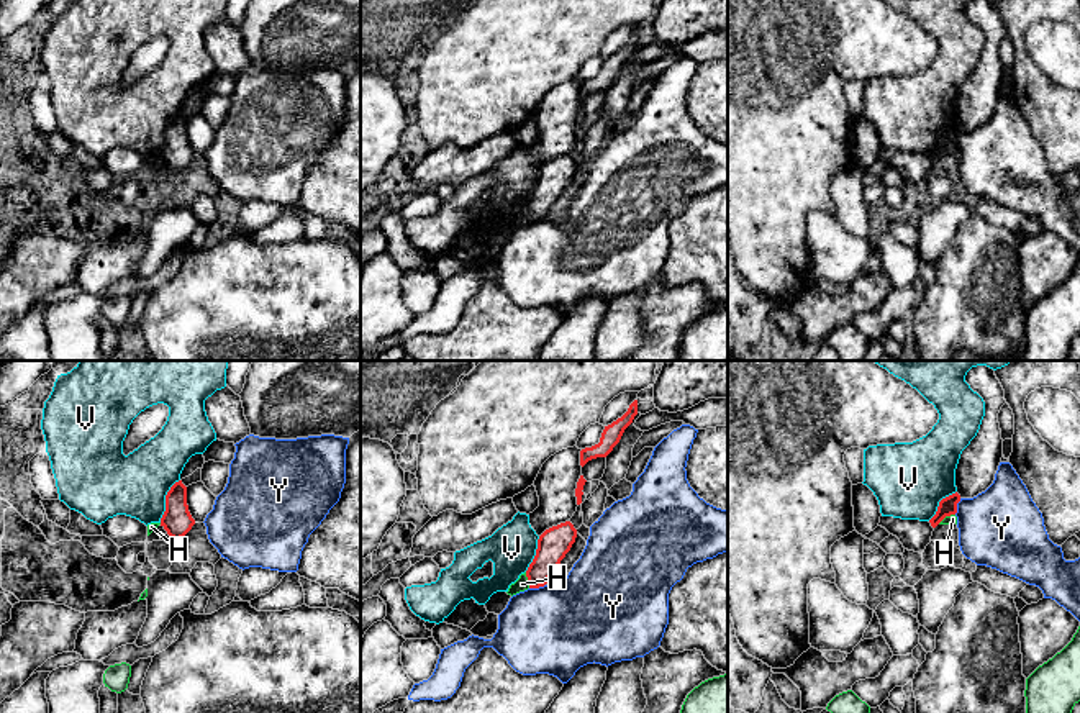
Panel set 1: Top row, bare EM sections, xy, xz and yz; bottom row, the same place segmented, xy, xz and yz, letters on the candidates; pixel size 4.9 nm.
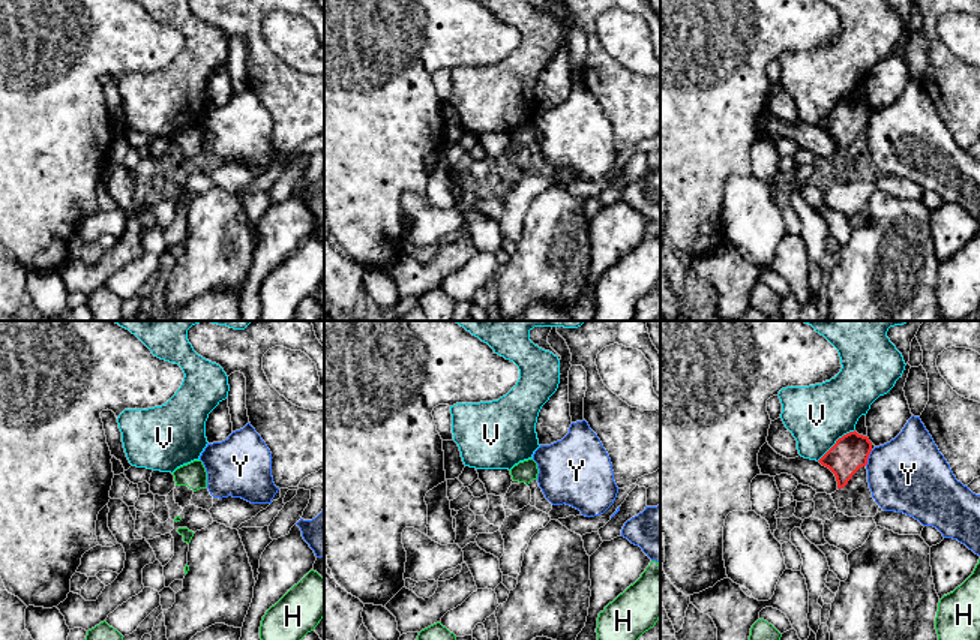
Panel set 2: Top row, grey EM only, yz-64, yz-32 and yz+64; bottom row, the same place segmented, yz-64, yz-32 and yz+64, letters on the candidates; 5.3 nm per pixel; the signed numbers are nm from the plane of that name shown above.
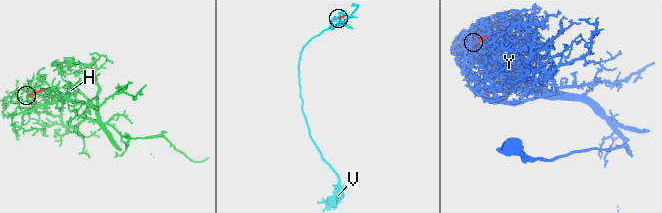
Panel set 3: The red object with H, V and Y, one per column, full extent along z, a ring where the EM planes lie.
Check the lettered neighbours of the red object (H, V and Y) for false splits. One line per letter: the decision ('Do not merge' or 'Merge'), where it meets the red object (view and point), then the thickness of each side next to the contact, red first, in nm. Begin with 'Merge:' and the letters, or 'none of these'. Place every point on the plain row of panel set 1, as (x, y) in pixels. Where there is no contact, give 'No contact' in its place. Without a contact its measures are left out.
Merge: none of these
H: Do not merge. Touches red at xz (528, 213). Thickness 160 nm (red) against 70 nm
V: Do not merge. Touches red at xy (166, 133). Thickness 150 nm (red) against 300 nm
Y: Do not merge. Touches red at xz (536, 220). Thickness 160 nm (red) against 420 nm

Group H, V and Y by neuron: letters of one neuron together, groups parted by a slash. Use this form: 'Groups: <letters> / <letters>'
Groups: H / V / Y

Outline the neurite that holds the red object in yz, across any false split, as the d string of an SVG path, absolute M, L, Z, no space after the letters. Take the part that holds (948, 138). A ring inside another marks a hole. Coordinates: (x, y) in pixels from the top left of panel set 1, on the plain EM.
M955 125L939 134L936 148L929 152L931 159L936 161L946 149L957 146L957 136L960 128Z

